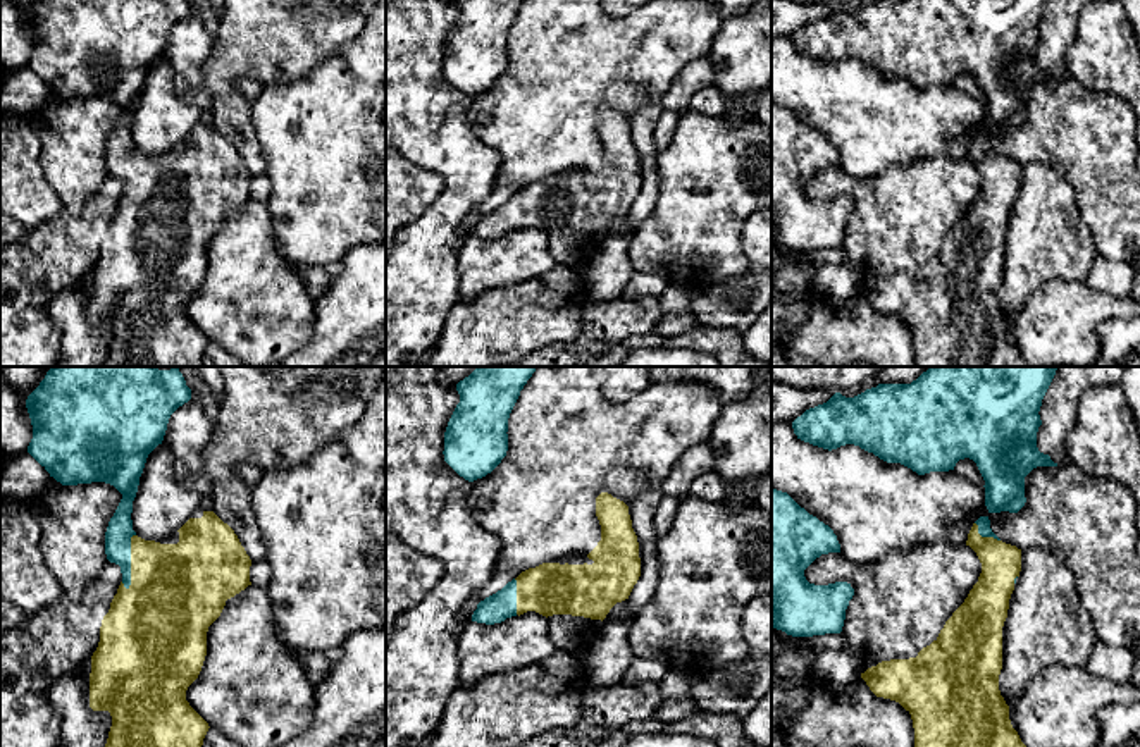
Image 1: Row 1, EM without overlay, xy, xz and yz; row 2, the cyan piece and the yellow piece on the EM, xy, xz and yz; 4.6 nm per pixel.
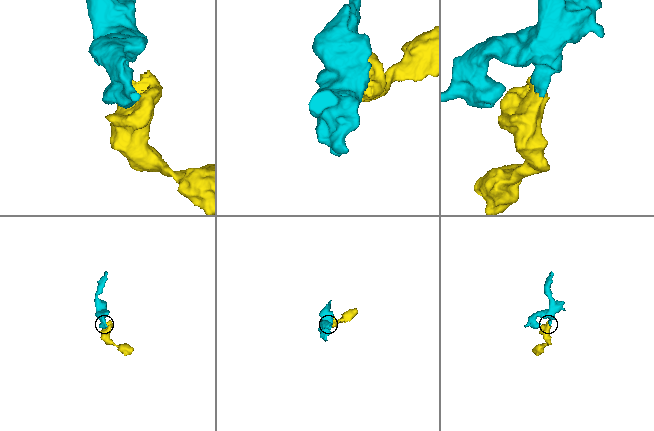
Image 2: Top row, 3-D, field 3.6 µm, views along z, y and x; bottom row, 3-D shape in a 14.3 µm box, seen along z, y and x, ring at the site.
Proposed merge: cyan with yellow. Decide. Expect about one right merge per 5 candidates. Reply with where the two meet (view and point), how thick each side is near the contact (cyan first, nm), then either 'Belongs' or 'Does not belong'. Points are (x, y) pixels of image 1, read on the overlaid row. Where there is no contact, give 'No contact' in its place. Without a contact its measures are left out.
Touches cyan at xy (130, 561). Thickness 130 nm (cyan) against 420 nm. Belongs

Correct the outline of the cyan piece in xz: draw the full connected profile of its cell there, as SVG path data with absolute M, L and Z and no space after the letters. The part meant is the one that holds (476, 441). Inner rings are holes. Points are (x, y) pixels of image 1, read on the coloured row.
M477 367L456 384L456 404L444 432L444 461L465 480L474 482L491 473L508 451L508 418L520 391L537 367Z

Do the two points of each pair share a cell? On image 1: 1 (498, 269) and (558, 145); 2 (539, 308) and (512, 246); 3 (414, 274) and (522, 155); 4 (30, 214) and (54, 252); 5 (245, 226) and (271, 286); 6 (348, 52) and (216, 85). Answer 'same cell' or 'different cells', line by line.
1: different cells
2: different cells
3: different cells
4: different cells
5: same cell
6: different cells

